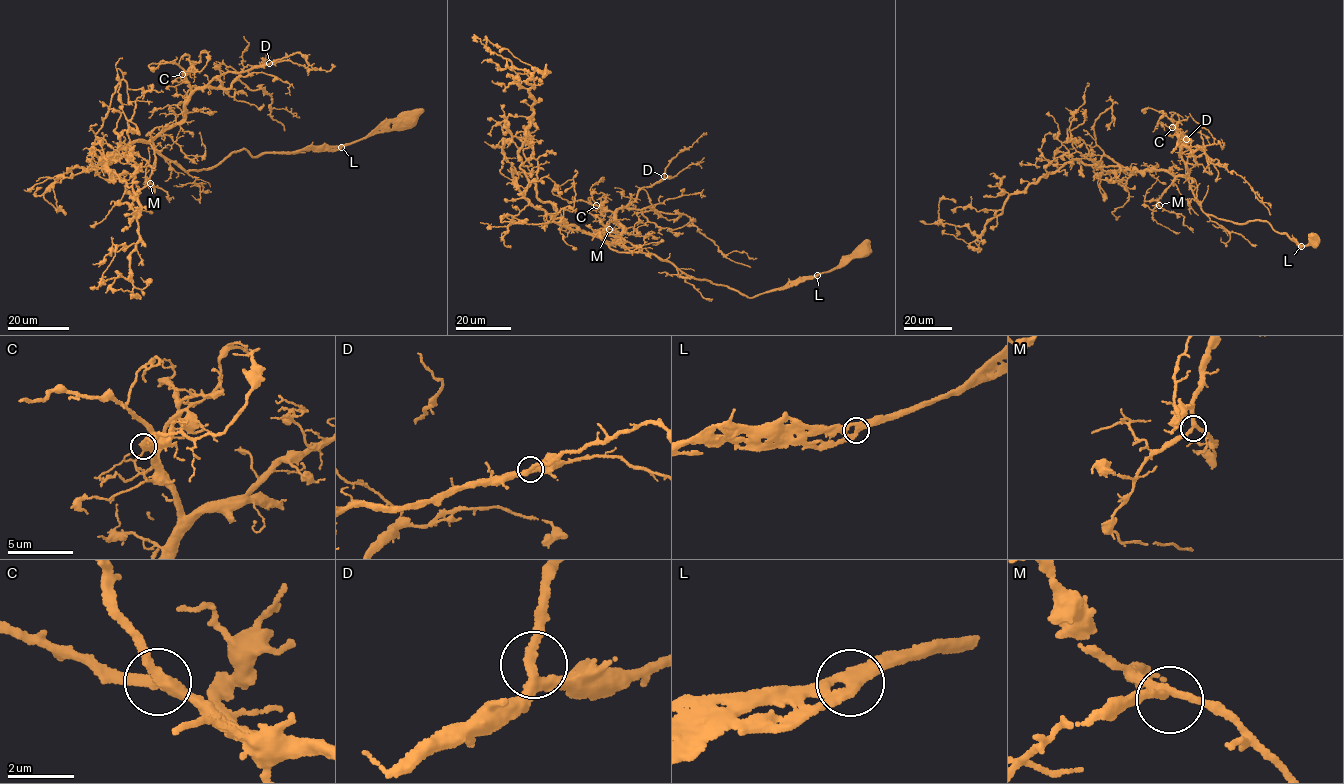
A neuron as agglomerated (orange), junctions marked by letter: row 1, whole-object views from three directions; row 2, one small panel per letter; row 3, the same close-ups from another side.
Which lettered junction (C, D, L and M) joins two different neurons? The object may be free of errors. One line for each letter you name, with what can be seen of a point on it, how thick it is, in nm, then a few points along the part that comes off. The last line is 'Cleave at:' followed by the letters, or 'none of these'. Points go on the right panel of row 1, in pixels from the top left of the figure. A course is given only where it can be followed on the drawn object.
Cleave at: none of these

